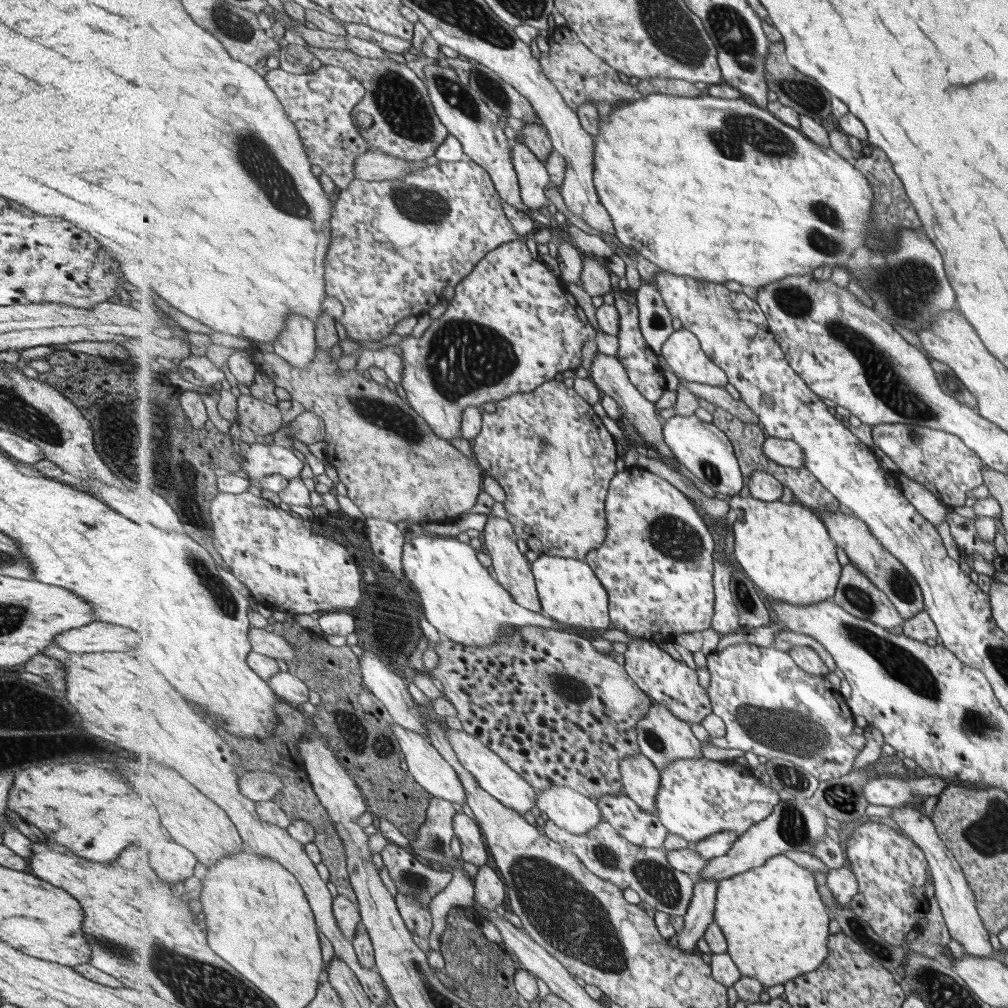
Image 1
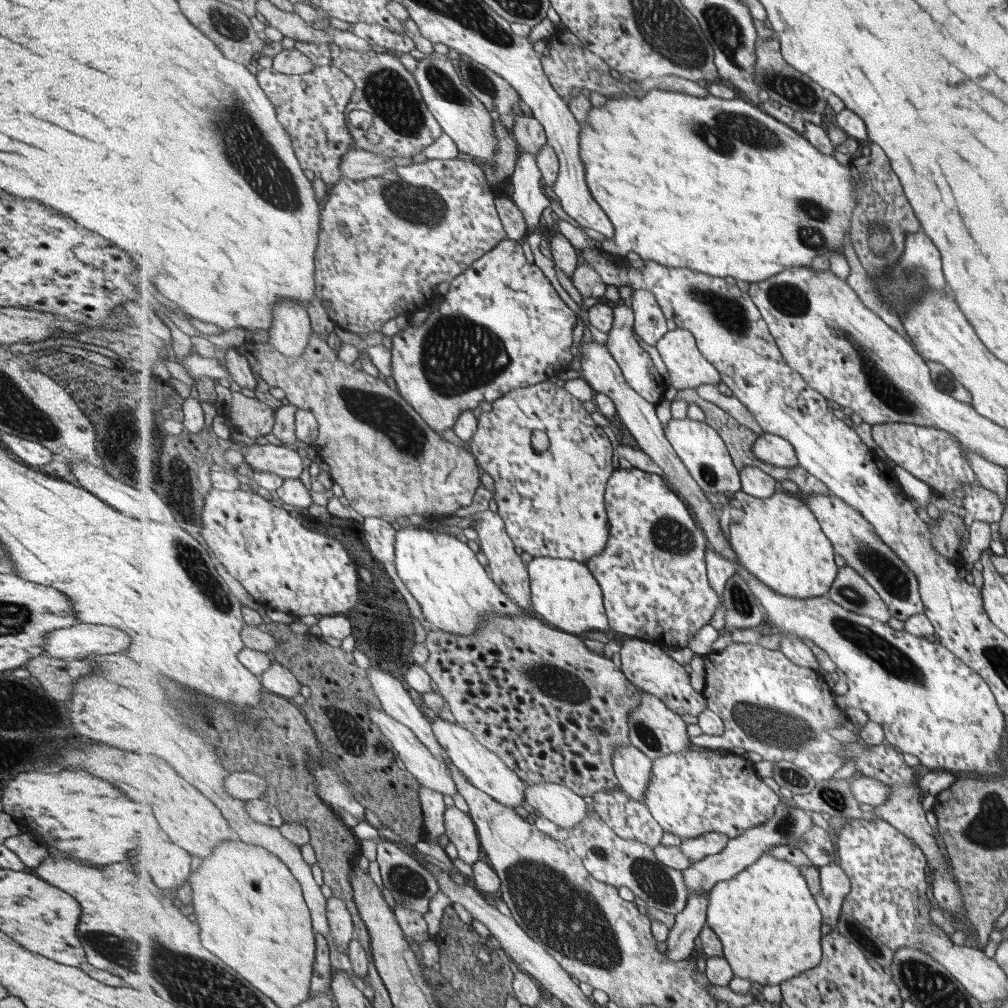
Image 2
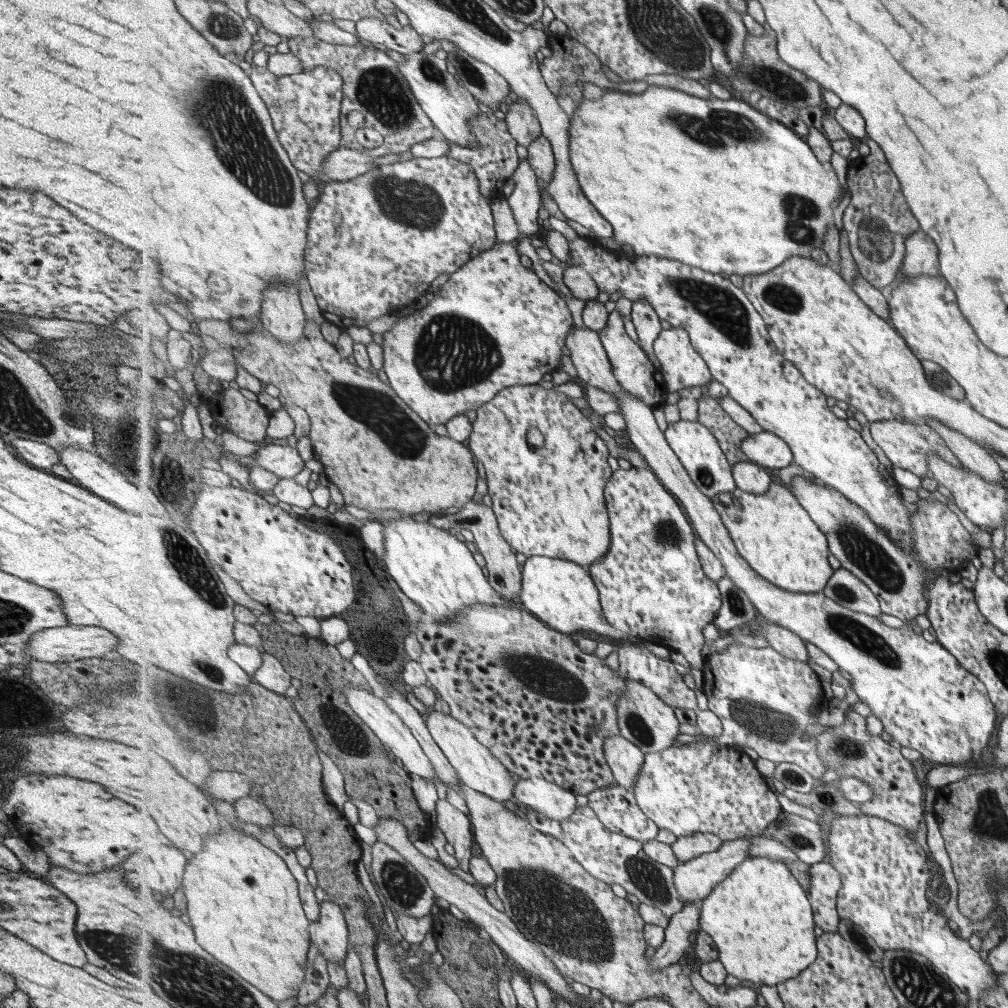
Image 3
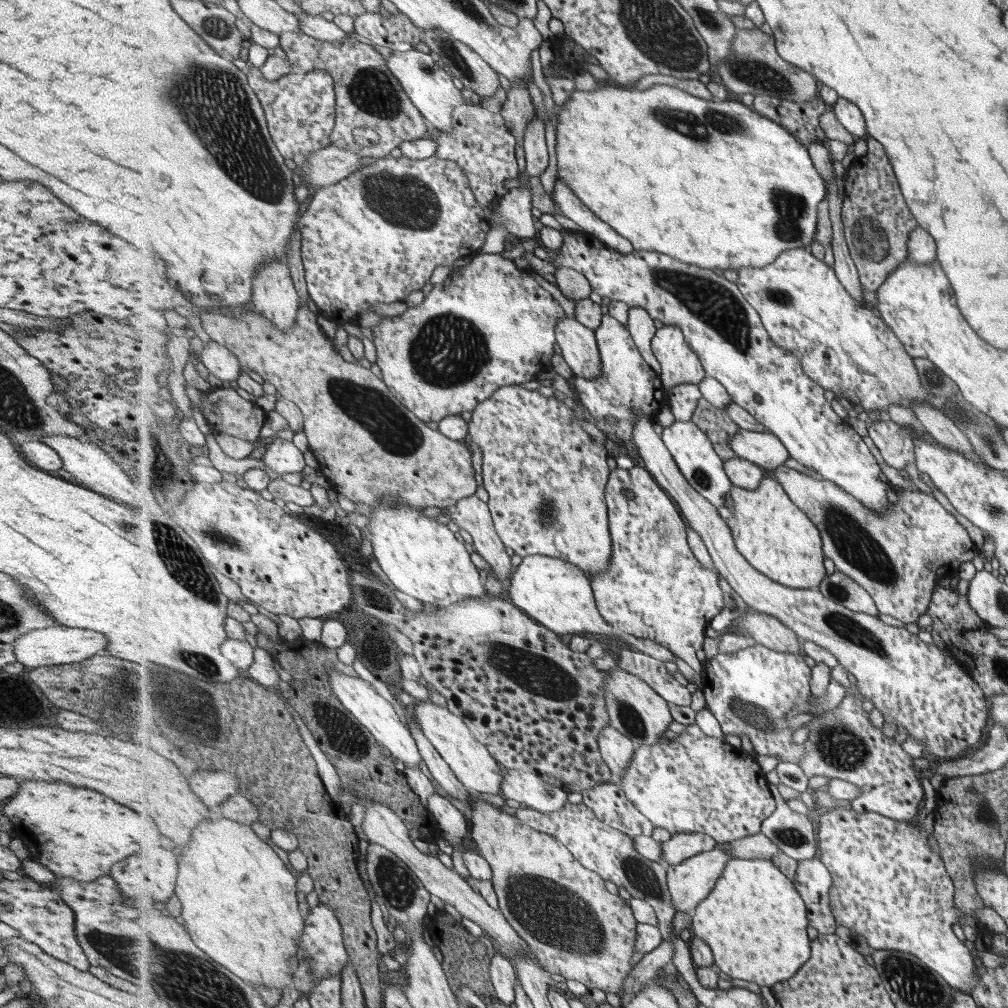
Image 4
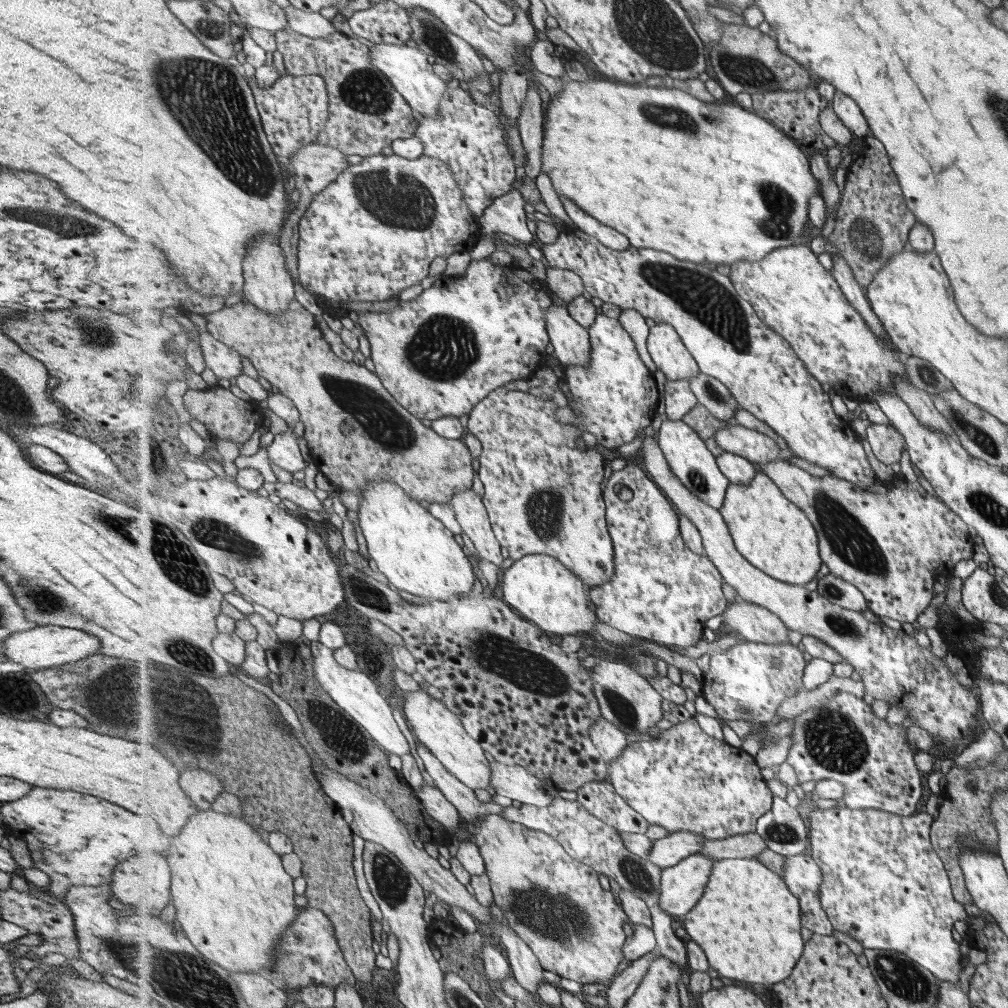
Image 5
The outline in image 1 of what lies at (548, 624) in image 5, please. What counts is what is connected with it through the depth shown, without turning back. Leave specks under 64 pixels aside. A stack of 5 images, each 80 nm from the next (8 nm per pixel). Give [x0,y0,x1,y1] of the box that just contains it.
[532,555,611,632]

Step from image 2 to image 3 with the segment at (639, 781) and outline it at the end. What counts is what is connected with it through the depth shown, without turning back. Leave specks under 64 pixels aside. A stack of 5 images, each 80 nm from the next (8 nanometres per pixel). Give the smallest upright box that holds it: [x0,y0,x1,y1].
[604,735,646,791]

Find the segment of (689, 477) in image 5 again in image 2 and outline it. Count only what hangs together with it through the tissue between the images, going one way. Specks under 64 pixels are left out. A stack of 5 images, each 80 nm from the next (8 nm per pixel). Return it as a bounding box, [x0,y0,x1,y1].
[665,417,742,496]

